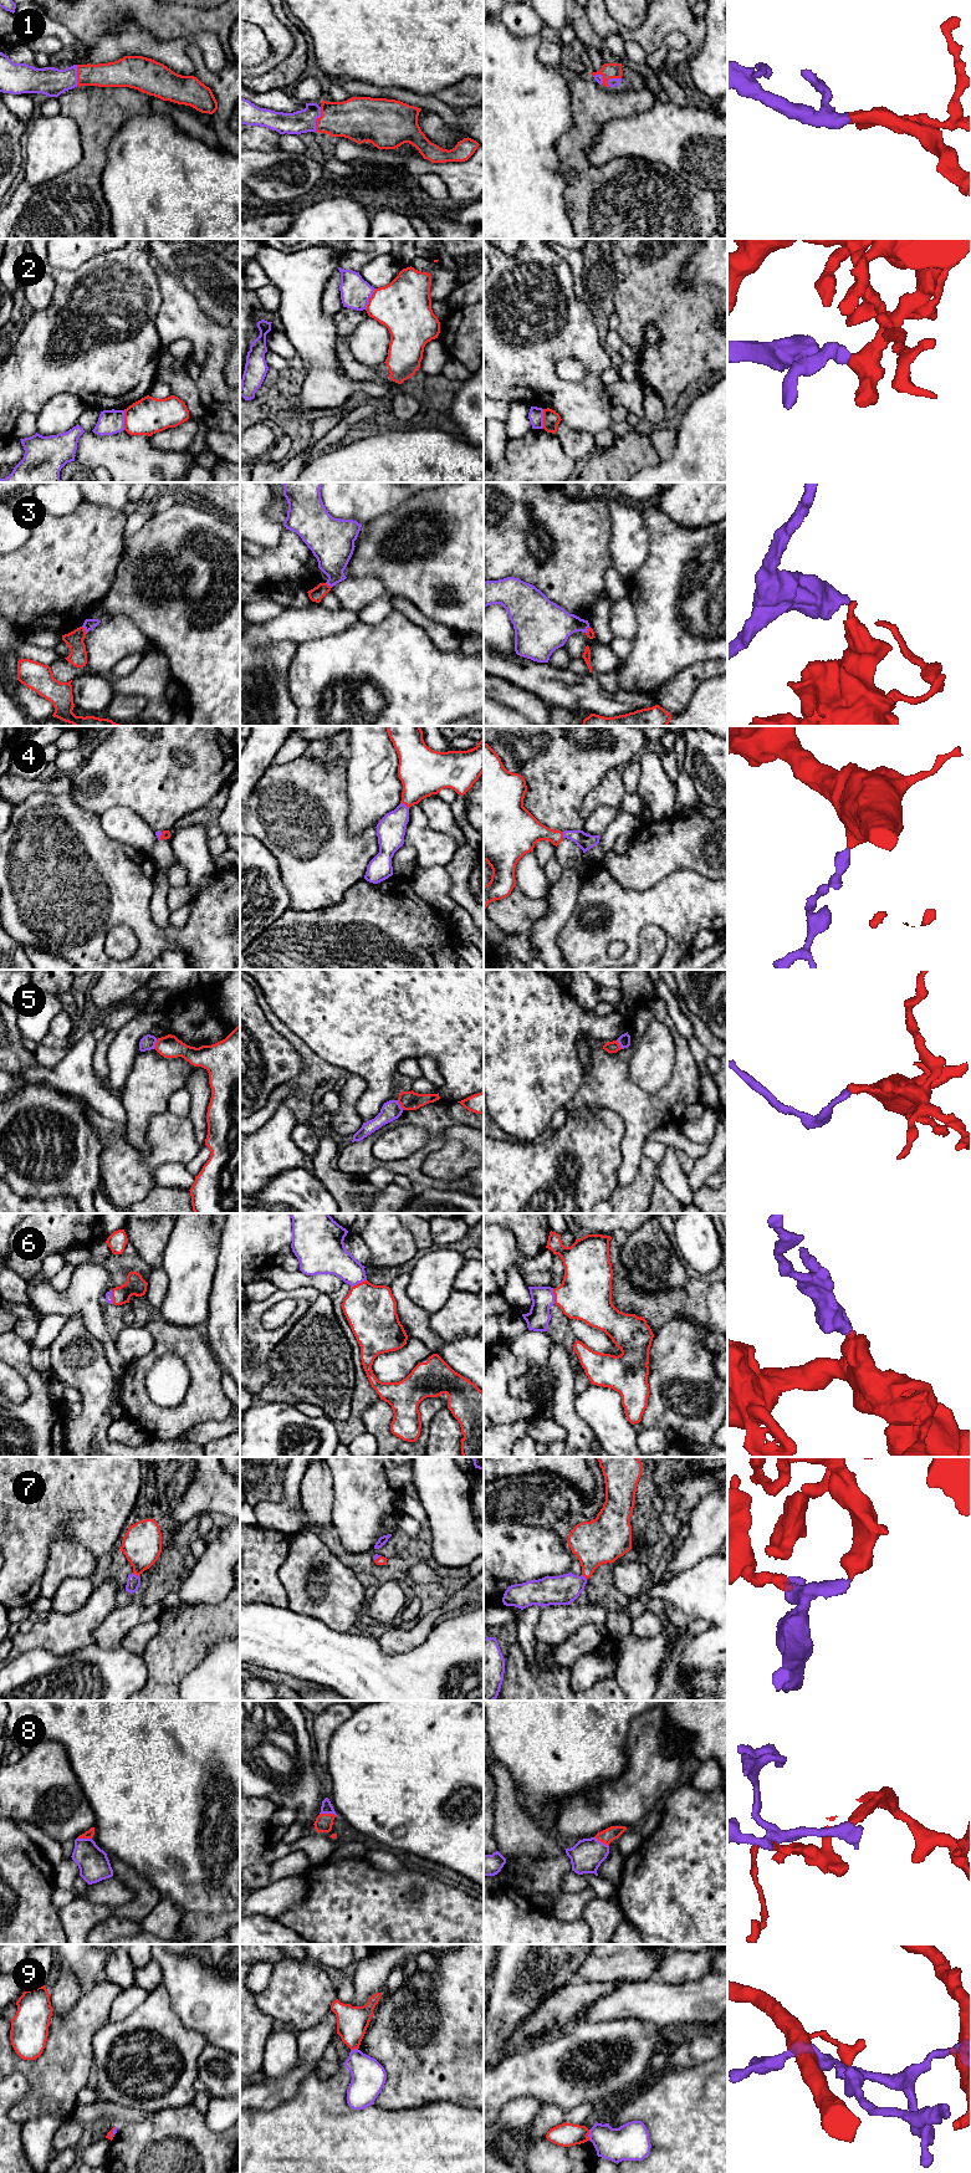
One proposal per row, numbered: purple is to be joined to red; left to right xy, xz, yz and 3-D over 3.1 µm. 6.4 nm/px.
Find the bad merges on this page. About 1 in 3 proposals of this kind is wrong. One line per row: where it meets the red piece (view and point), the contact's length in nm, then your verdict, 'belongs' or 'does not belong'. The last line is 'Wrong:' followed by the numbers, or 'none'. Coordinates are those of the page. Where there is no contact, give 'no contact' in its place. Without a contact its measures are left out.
1: xz (316, 119) | 160 nm | belongs
2: xz (369, 298) | 150 nm | does not belong
3: xy (83, 629) | 60 nm | does not belong
4: xz (405, 804) | 70 nm | belongs
5: xy (156, 1044) | 70 nm | does not belong
6: xz (358, 1283) | 110 nm | belongs
7: xy (136, 1574) | 70 nm | belongs
8: xz (328, 1814) | 110 nm | belongs
9: yz (588, 2133) | 70 nm | does not belong
Wrong: 2, 3, 5, 9

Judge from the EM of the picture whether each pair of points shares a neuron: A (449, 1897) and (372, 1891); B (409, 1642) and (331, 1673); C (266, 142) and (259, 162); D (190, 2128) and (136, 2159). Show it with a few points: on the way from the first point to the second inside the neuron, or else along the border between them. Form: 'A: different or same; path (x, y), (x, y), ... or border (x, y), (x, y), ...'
A: same; path (430, 1905), (391, 1905)
B: different; border (377, 1639), (386, 1653), (398, 1653), (412, 1647)
C: different; border (253, 148), (262, 151), (276, 149)
D: same; path (175, 2128), (159, 2128), (143, 2145)

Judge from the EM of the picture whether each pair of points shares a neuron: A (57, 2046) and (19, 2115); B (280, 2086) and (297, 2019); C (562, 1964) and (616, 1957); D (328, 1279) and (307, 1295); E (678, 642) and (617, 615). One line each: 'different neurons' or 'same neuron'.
A: same neuron
B: different neurons
C: different neurons
D: different neurons
E: different neurons

